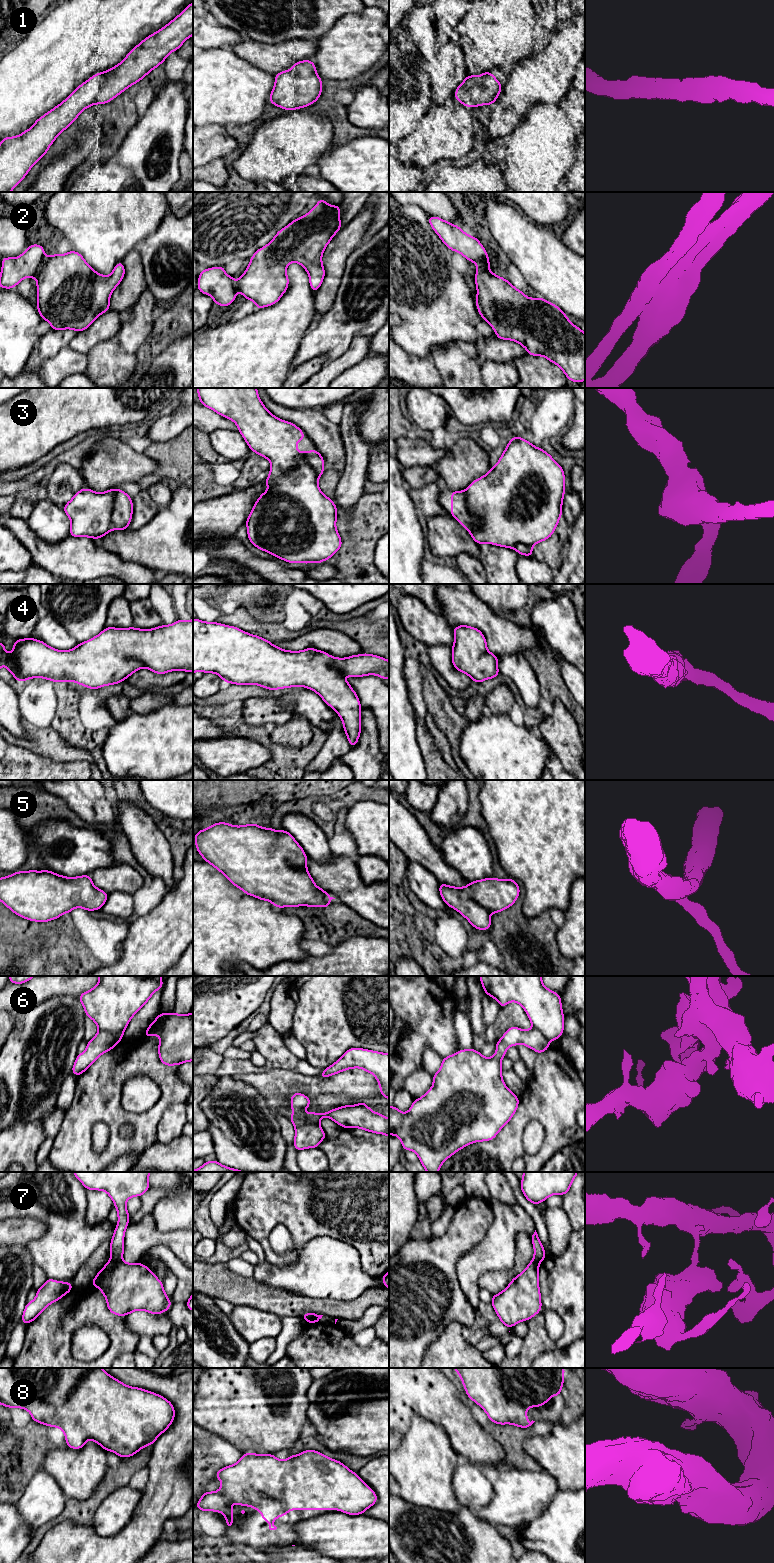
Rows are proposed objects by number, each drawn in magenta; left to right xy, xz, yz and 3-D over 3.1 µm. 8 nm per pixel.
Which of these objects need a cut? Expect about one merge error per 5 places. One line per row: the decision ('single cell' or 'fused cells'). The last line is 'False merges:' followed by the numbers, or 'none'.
1: single cell
2: single cell
3: single cell
4: single cell
5: single cell
6: fused cells
7: fused cells
8: single cell
False merges: 6, 7

